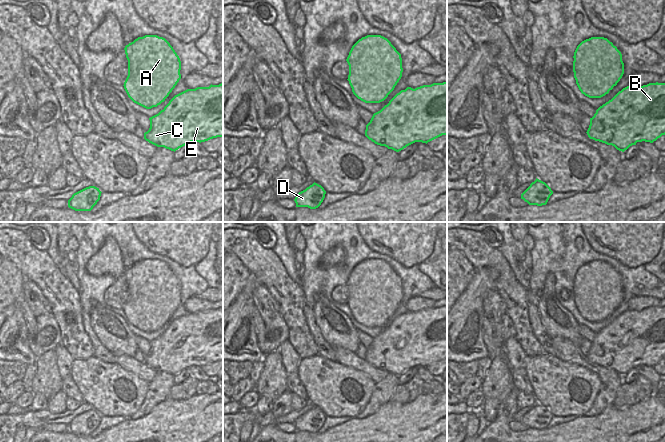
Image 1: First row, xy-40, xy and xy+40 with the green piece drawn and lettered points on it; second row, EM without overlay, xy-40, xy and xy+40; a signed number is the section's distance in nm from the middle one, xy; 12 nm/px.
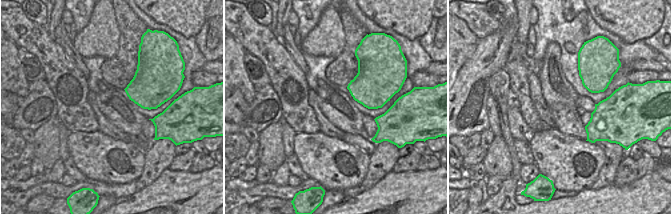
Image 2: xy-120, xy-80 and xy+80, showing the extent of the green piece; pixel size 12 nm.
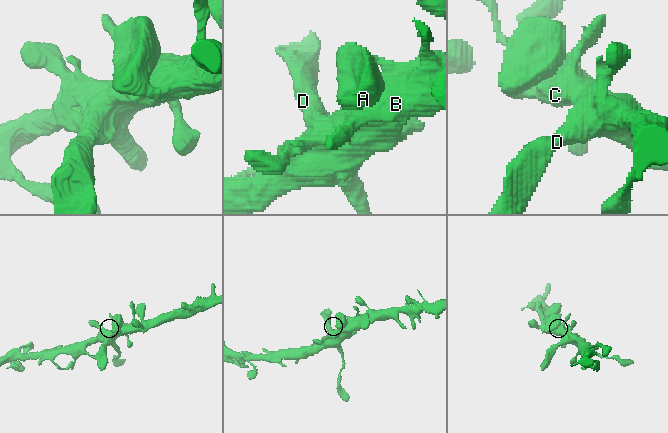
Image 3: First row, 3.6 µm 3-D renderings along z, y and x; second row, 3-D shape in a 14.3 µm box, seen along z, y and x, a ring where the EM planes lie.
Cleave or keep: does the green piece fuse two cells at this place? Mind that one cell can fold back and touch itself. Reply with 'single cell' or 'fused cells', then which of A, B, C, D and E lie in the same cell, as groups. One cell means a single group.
single cell; groups A B C D E

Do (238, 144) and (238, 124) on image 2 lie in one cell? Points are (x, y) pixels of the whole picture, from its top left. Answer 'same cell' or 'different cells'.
different cells

